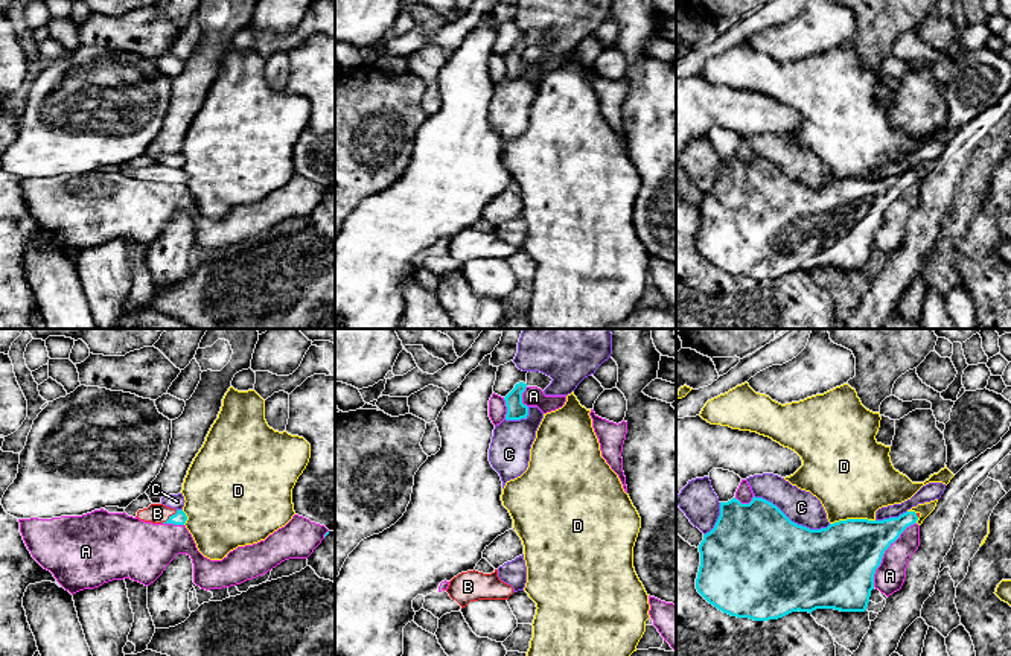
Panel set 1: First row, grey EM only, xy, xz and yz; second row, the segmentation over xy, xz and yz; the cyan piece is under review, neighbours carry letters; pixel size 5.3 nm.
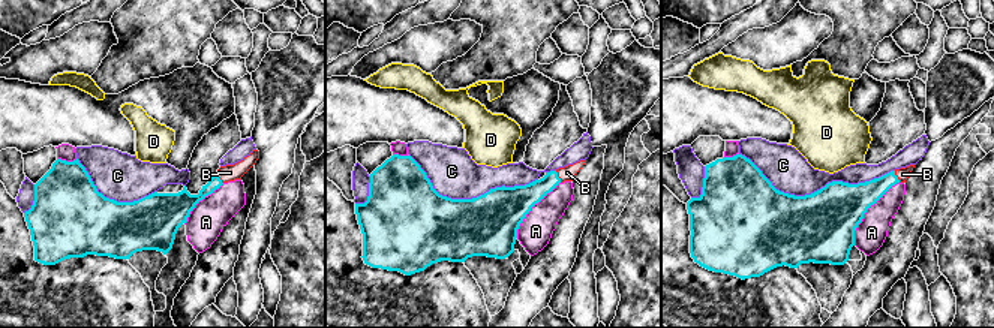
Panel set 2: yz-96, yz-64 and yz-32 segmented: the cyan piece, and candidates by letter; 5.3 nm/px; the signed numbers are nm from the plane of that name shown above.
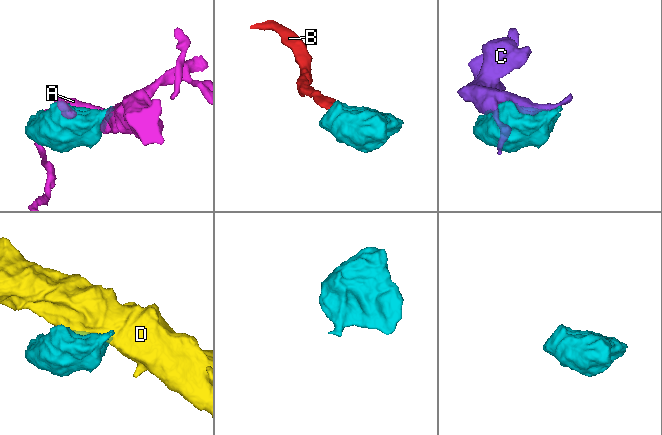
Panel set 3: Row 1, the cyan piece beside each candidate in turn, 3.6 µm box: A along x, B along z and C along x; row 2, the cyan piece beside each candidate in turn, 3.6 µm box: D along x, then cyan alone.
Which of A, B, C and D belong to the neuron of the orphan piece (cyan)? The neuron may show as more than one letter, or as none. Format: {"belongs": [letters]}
{"belongs": ["B"]}

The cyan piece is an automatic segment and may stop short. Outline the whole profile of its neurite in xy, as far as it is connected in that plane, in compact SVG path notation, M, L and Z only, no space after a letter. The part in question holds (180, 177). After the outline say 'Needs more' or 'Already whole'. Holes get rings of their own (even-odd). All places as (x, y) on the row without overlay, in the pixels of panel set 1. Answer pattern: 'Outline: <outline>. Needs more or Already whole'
Outline: M151 163L148 167L139 169L136 177L145 181L174 184L184 184L187 180L183 169L175 169L163 163Z. Needs more

